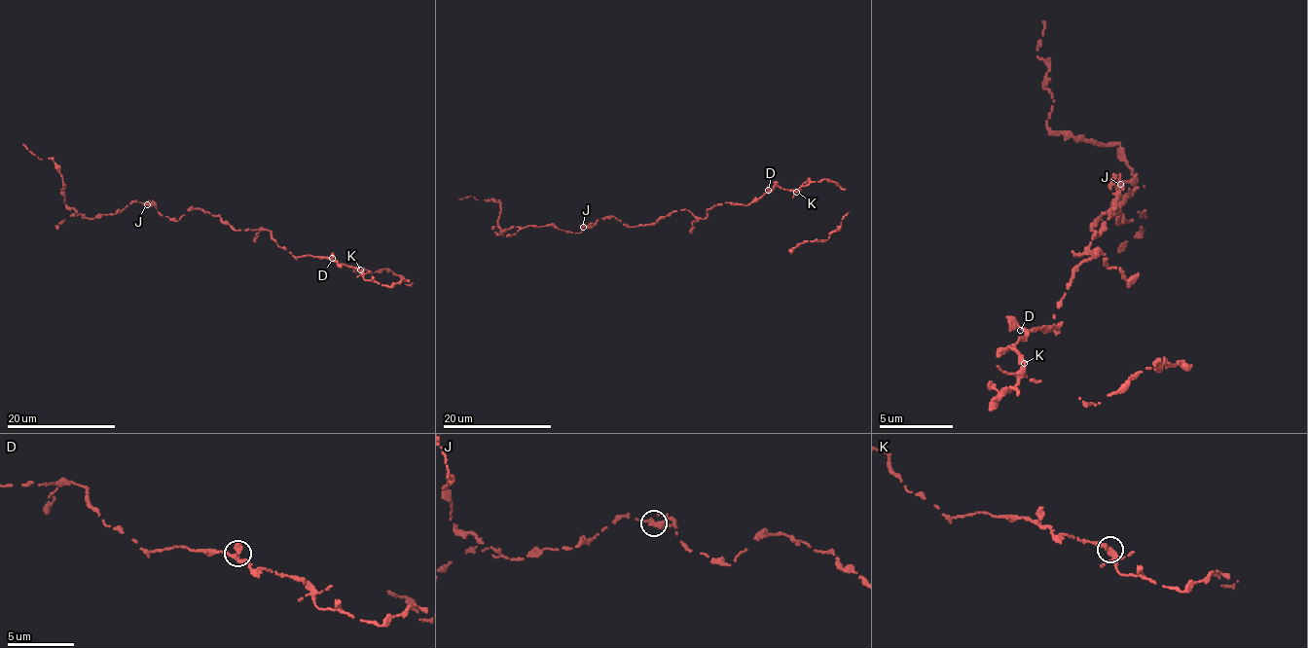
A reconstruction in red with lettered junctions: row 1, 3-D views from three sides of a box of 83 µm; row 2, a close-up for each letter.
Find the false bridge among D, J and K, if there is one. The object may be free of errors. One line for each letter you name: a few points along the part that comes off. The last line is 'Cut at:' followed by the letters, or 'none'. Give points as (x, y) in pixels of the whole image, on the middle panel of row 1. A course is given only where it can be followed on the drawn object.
J: course (583, 227), (579, 234), (549, 225), (511, 227), (500, 232), (499, 199), (497, 202), (473, 197), (458, 198)
Cut at: J

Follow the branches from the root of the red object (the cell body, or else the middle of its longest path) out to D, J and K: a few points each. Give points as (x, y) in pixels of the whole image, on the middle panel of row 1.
D: (673, 211), (685, 209), (705, 218), (708, 210), (715, 204), (725, 202), (747, 204), (756, 202), (768, 190)
J: (673, 211), (655, 224), (626, 227), (614, 217), (603, 217), (593, 228), (583, 227)
K: (673, 211), (685, 209), (705, 218), (715, 204), (747, 204), (775, 186), (796, 192)

